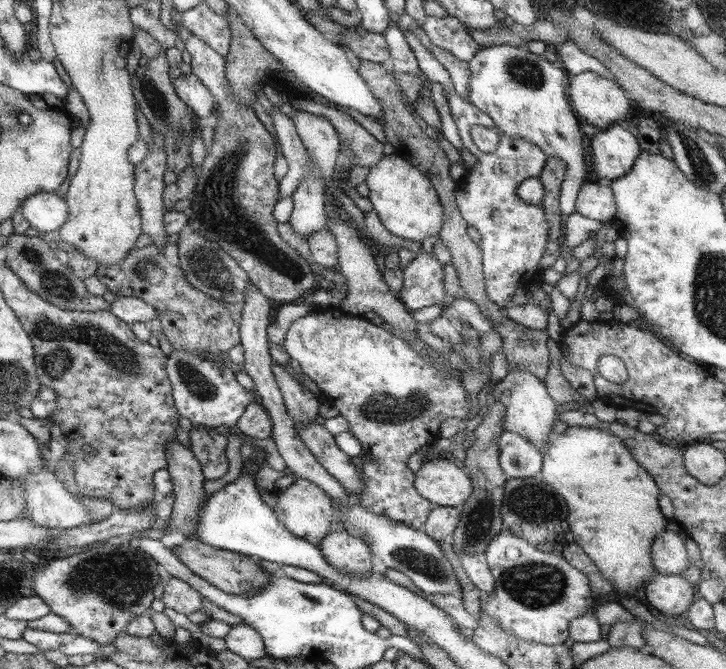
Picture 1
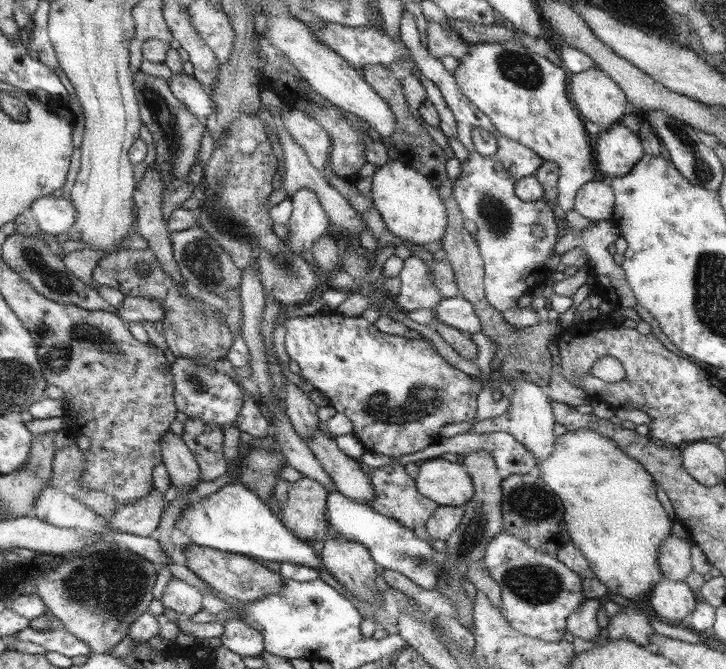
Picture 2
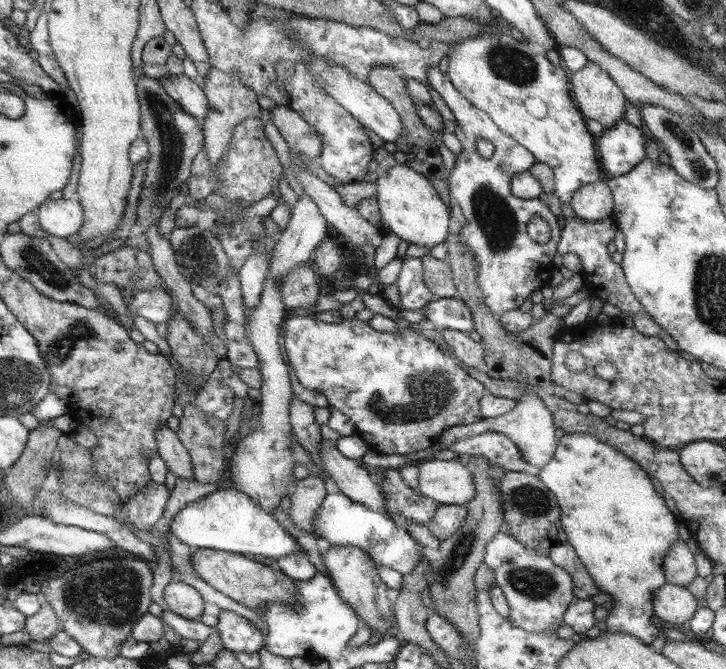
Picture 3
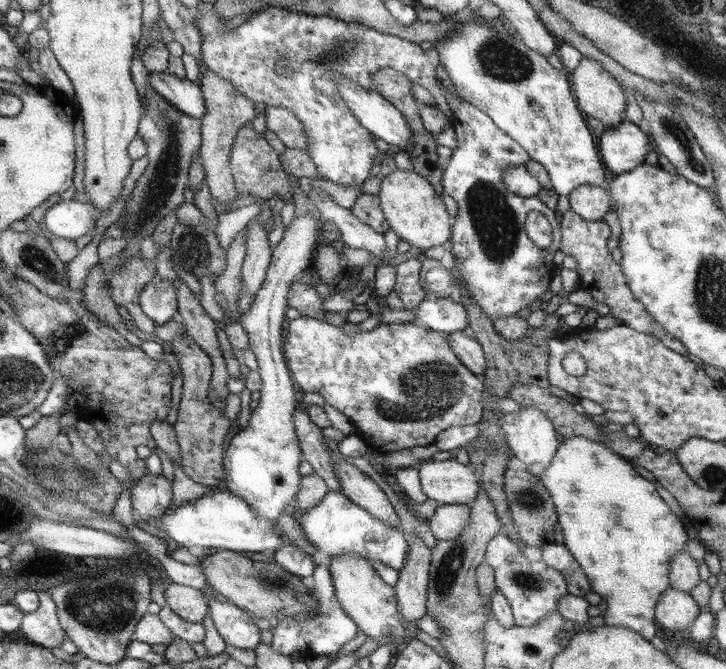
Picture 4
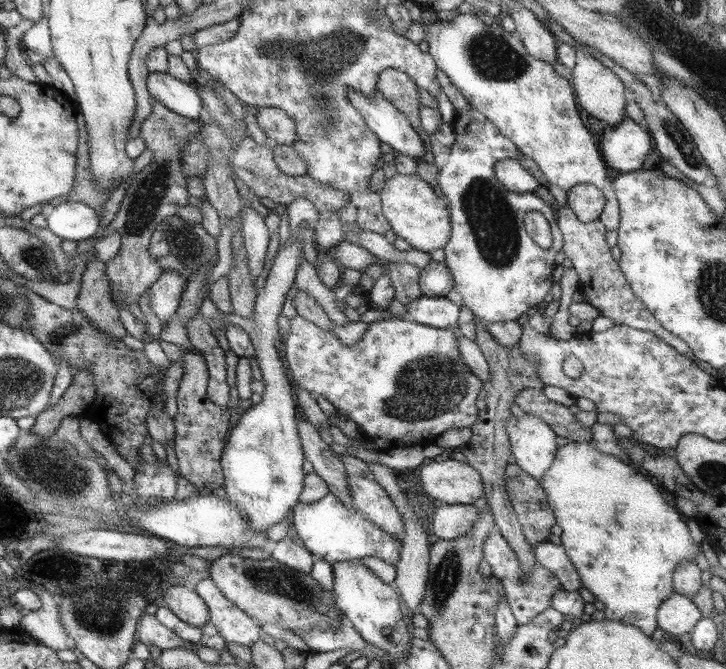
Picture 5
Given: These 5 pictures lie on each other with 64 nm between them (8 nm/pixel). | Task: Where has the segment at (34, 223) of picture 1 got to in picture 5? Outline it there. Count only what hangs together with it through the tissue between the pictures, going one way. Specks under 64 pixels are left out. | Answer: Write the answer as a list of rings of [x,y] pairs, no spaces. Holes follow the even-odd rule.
[[[61,202],[47,216],[47,228],[61,240],[87,240],[95,238],[99,214],[83,202]]]

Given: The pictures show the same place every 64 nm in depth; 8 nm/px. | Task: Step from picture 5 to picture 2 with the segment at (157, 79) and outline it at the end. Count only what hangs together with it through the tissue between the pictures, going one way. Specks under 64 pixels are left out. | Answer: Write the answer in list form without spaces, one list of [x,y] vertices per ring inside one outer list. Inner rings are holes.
[[[185,72],[173,74],[169,80],[169,88],[197,118],[199,116],[207,118],[213,112],[211,94],[207,92],[207,88],[199,84],[199,80],[193,80],[193,76],[187,76]]]

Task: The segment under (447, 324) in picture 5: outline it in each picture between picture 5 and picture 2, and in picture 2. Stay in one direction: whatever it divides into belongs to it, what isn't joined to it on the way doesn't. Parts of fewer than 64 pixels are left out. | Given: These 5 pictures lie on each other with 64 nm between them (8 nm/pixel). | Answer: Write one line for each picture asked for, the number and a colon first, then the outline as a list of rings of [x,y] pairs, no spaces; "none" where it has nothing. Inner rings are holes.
2: [[[461,296],[455,298],[445,298],[437,308],[435,308],[435,320],[441,320],[443,324],[449,324],[461,332],[477,334],[481,332],[481,322],[479,314],[473,308],[471,302],[463,300]]]
3: [[[455,298],[433,300],[429,306],[423,308],[423,314],[425,314],[425,326],[435,328],[437,332],[441,332],[443,328],[451,328],[469,334],[475,324],[469,306],[463,300]]]
4: [[[425,298],[423,304],[413,312],[415,312],[415,324],[433,330],[437,334],[463,332],[469,326],[467,308],[449,298],[437,298],[437,300]]]

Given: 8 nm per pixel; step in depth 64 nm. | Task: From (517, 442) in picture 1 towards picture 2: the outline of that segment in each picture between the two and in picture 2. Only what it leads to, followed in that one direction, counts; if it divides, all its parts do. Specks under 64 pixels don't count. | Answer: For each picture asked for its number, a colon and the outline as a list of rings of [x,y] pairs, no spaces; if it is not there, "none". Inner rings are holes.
2: [[[469,432],[469,434],[455,434],[455,436],[451,436],[451,438],[441,438],[439,444],[435,444],[435,446],[427,446],[425,450],[419,450],[419,452],[415,452],[415,454],[403,456],[403,458],[397,460],[395,464],[401,464],[401,466],[405,466],[405,464],[409,464],[409,462],[417,462],[417,464],[421,464],[421,462],[433,460],[433,458],[443,458],[445,454],[455,454],[455,456],[463,458],[463,456],[473,454],[473,452],[477,452],[477,450],[485,450],[485,452],[491,452],[491,456],[495,456],[495,464],[499,466],[499,474],[503,476],[503,480],[509,478],[509,476],[513,476],[513,474],[517,474],[517,476],[527,474],[527,476],[529,476],[535,468],[539,468],[537,458],[535,458],[531,452],[527,452],[521,444],[517,444],[509,434],[503,434],[503,432],[491,432],[489,436]]]

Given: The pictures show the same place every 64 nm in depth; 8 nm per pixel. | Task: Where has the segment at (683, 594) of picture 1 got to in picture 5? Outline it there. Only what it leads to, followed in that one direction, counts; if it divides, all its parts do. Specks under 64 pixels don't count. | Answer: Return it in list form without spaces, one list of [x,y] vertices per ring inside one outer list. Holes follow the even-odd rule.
[[[673,592],[669,598],[665,598],[657,608],[657,626],[659,634],[669,632],[675,636],[681,636],[683,632],[689,632],[695,628],[697,620],[701,620],[701,610],[693,604],[691,598]]]

